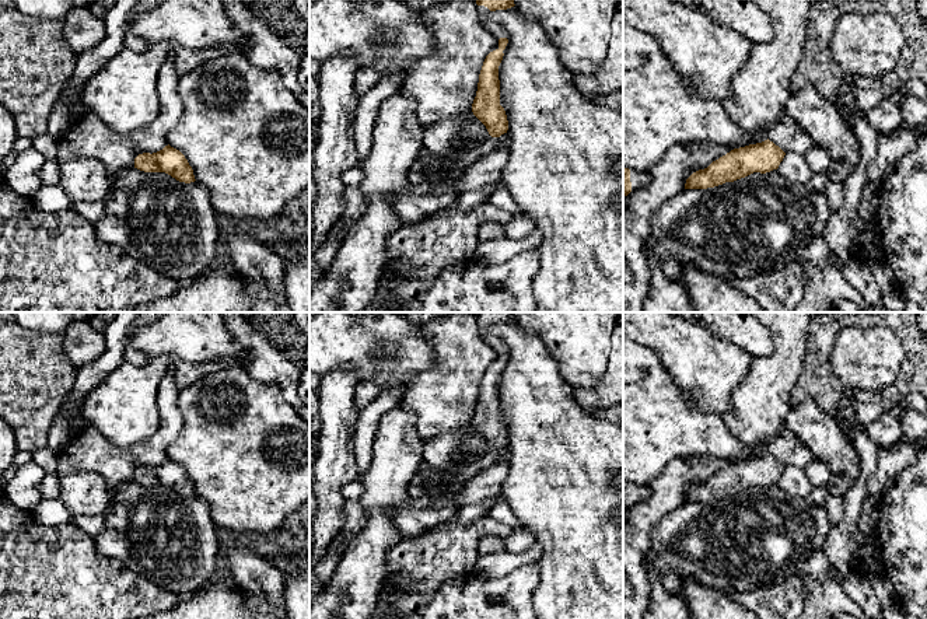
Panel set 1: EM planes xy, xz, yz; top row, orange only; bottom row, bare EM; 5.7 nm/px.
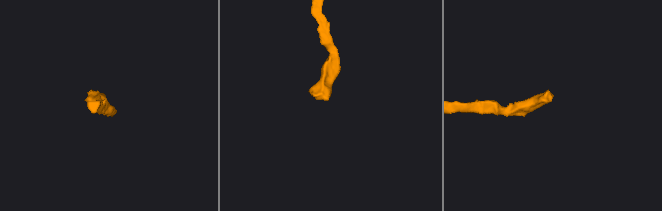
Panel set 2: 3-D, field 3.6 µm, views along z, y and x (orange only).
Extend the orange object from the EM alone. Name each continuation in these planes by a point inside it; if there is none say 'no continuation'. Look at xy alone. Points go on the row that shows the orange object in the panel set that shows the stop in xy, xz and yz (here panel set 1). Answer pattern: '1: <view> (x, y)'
no continuation

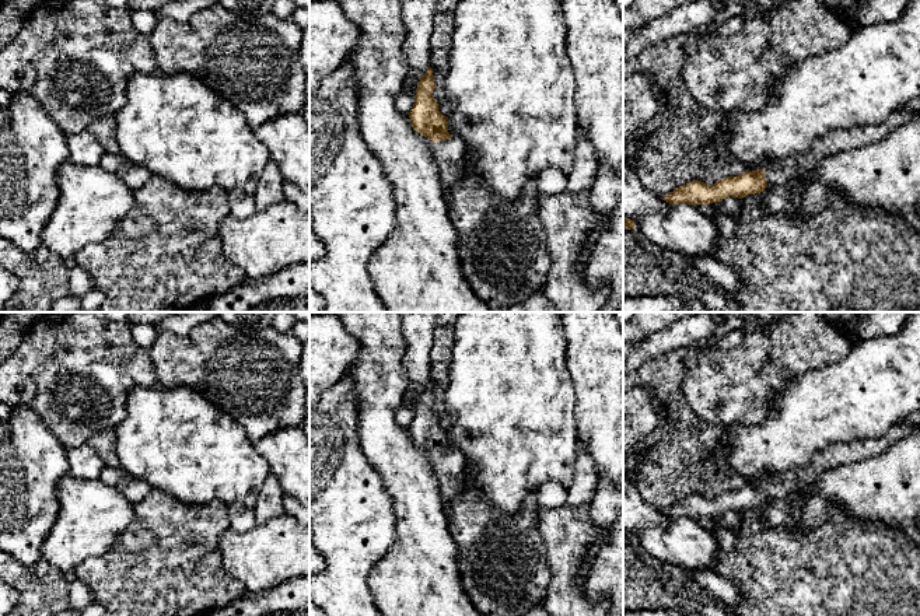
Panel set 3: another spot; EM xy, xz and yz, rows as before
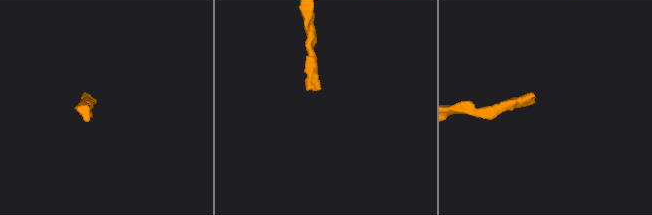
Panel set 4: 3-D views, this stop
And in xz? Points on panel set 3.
1: xz (448, 154)

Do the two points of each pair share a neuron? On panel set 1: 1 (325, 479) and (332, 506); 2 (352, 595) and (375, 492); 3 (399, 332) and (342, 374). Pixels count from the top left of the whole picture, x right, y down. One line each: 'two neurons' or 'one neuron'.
1: one neuron
2: one neuron
3: two neurons

